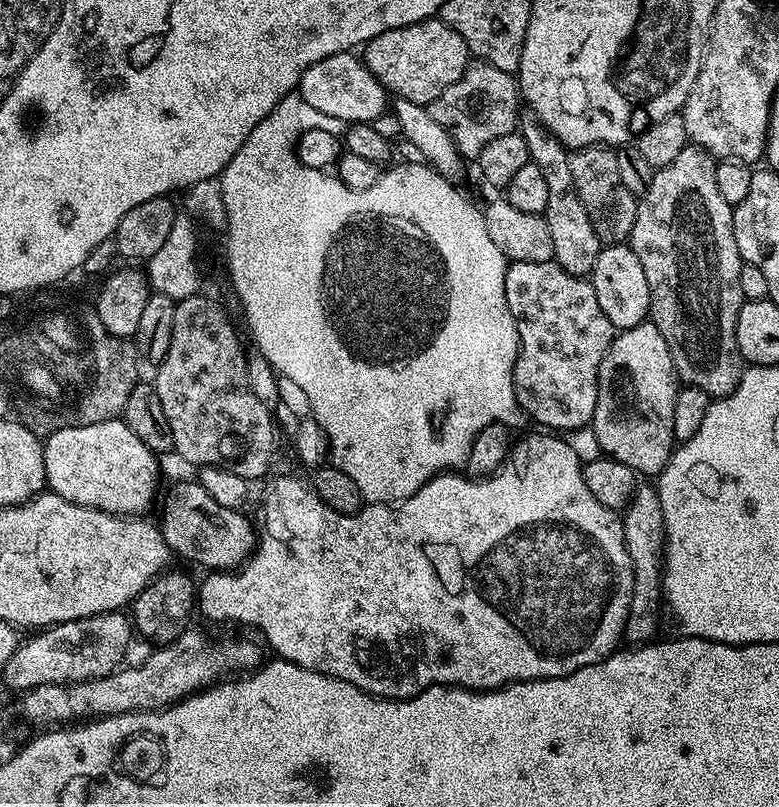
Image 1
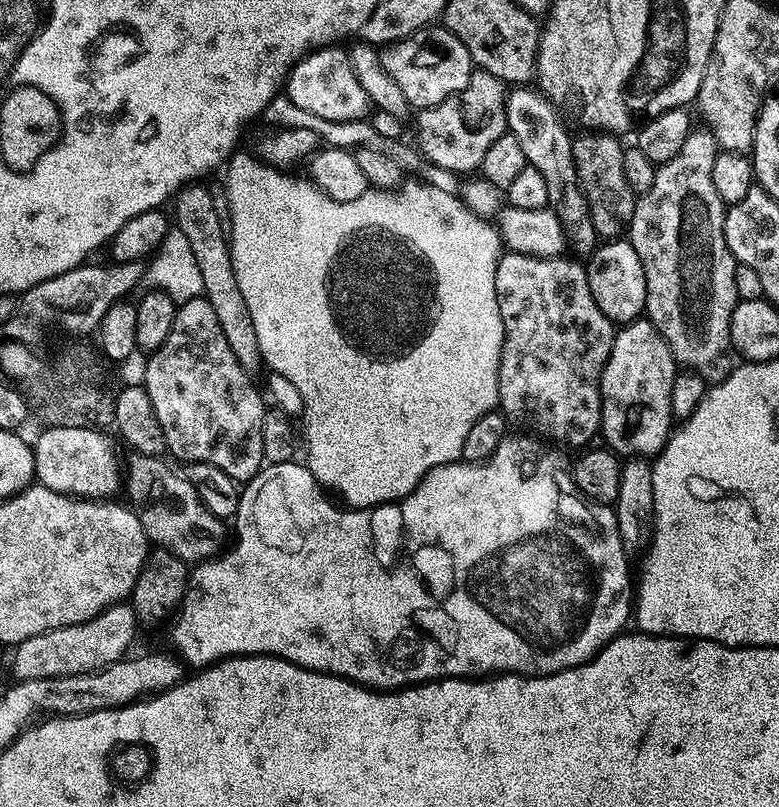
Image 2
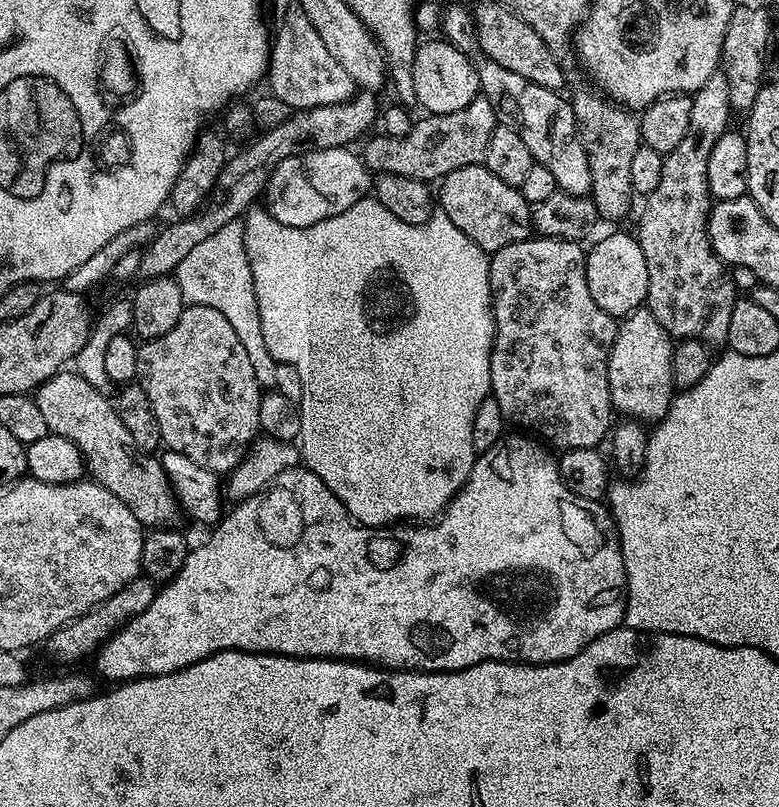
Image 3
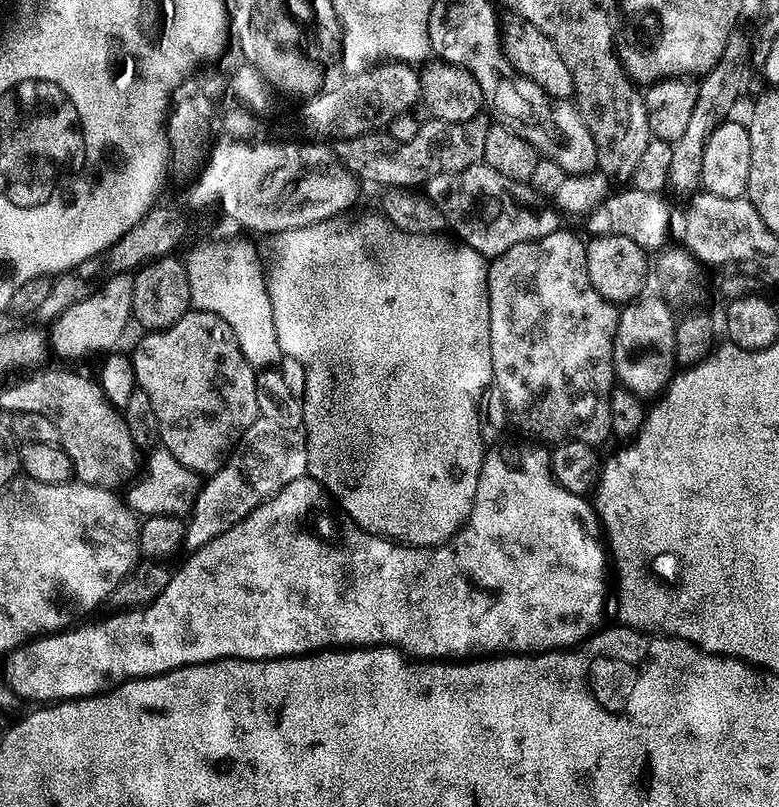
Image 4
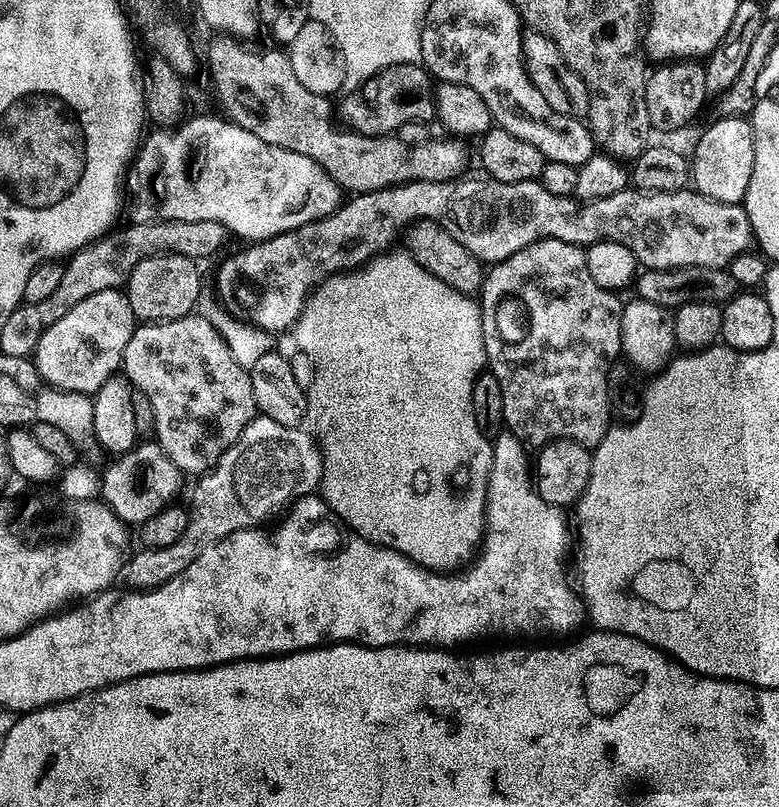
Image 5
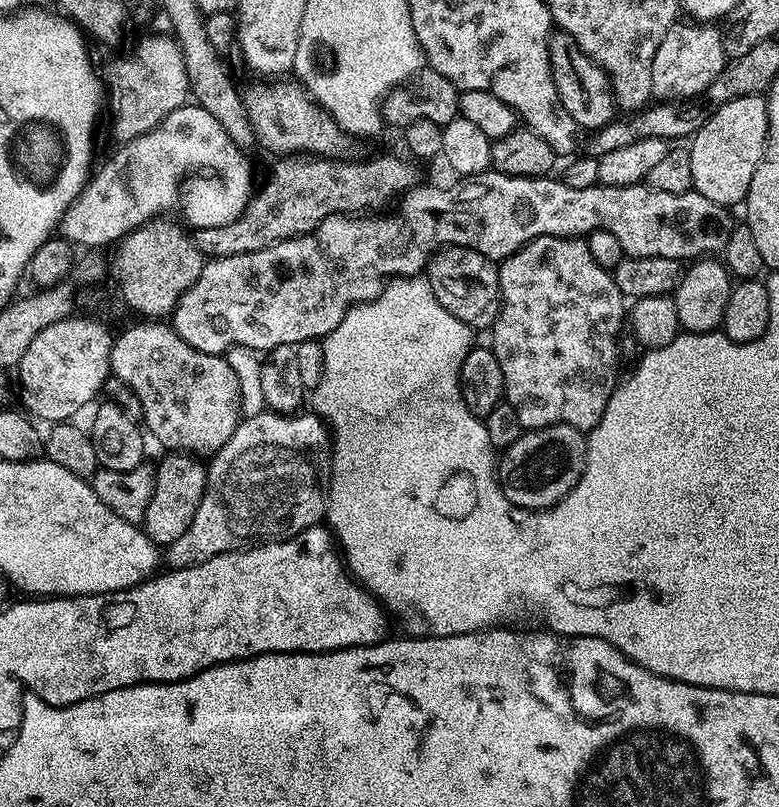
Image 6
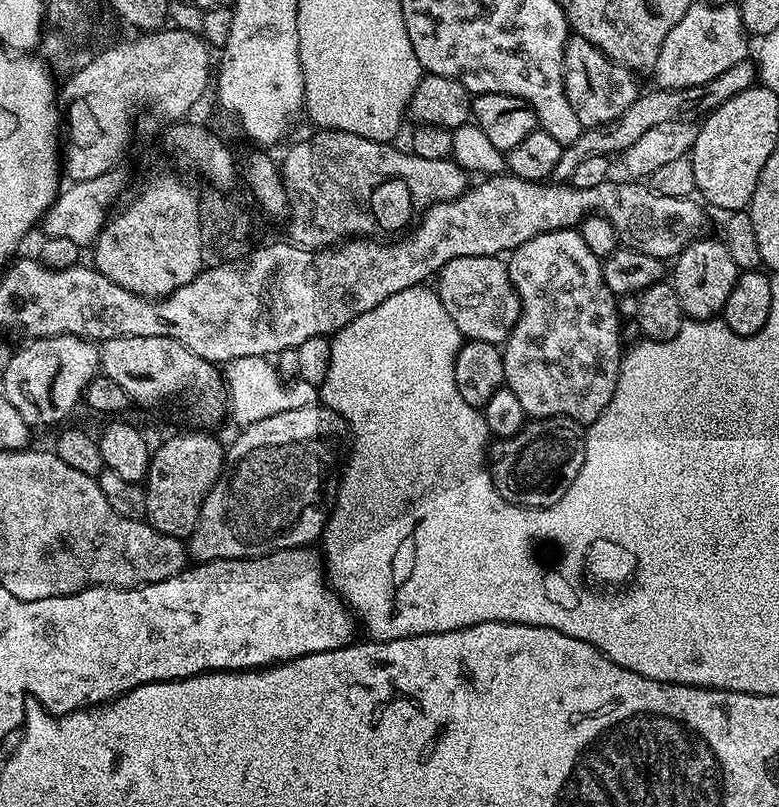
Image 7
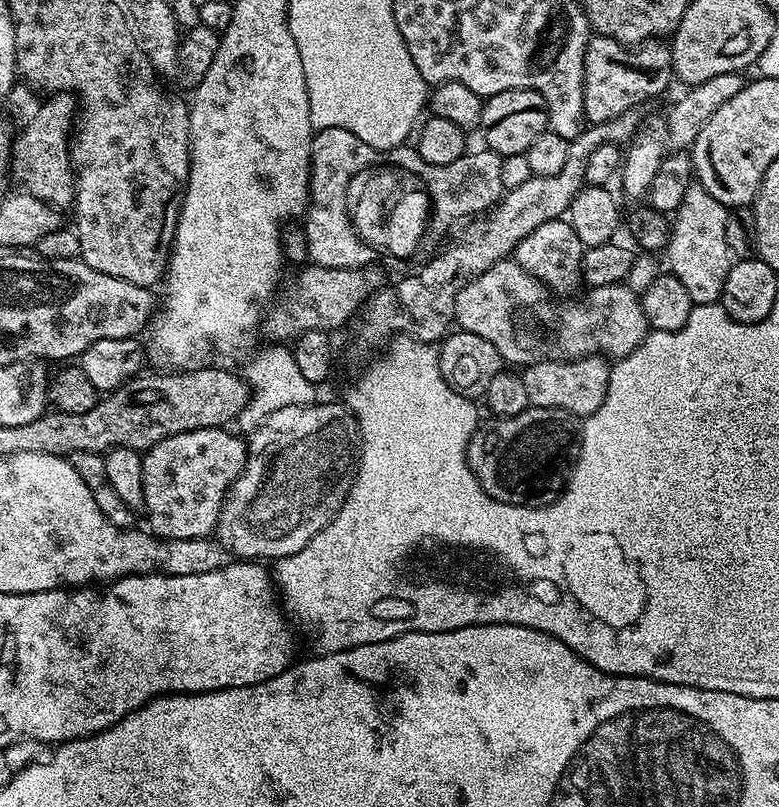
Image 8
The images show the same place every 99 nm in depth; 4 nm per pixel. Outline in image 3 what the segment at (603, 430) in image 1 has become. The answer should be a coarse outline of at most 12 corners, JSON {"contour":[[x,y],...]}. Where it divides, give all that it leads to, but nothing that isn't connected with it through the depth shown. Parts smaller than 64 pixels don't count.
{"contour":[[652,312],[623,317],[608,359],[621,417],[663,420],[673,337]]}

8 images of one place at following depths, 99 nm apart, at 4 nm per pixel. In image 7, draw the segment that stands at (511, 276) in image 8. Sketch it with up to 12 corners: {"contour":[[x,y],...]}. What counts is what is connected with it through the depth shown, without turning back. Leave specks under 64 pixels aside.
{"contour":[[500,256],[438,273],[461,337],[500,346],[520,299]]}

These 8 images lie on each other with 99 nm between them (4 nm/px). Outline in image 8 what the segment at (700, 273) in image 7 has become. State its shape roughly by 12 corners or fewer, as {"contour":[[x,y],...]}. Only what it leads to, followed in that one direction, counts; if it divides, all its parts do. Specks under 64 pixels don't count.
{"contour":[[698,182],[670,220],[671,275],[719,301],[734,257],[729,209]]}

